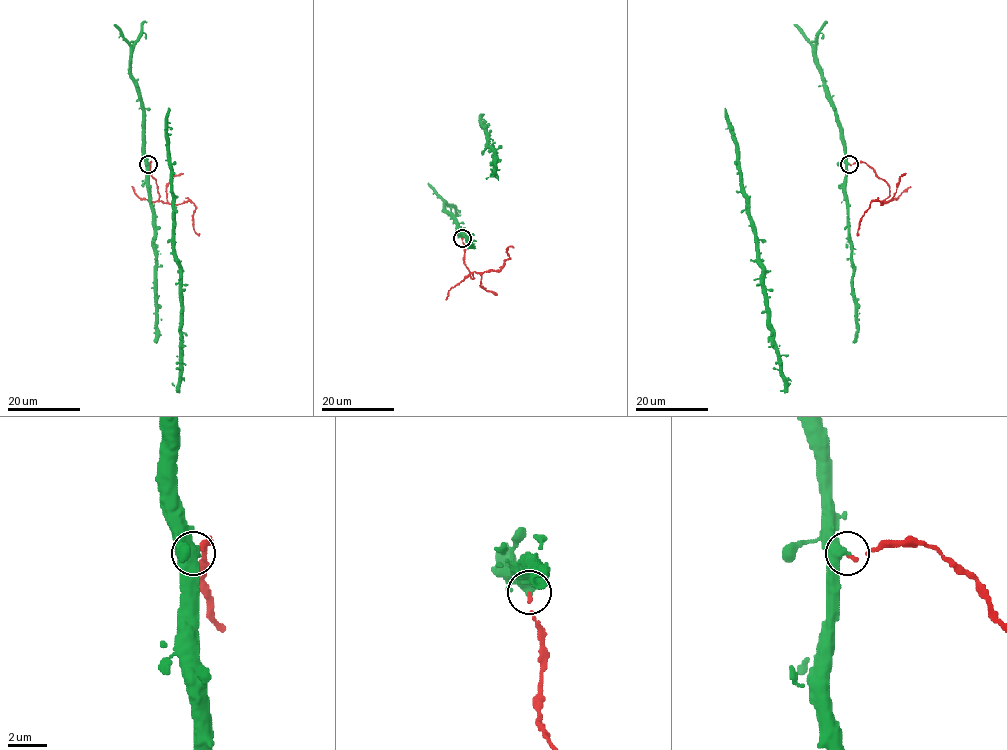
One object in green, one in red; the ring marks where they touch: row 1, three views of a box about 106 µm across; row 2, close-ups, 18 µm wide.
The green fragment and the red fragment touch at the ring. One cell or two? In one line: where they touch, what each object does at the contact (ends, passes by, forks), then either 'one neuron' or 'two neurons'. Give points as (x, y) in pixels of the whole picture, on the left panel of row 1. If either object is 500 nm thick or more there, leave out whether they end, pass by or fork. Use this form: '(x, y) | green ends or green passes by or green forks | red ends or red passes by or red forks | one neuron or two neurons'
(148, 164) | two neurons

